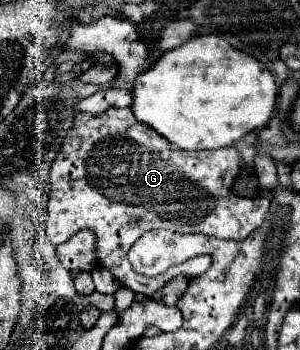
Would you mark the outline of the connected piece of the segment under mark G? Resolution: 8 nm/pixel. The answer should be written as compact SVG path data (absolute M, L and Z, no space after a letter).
M109 110L103 114L77 114L73 128L67 134L57 158L51 166L51 190L49 190L49 212L47 212L46 235L57 246L67 242L73 232L89 228L97 234L97 260L103 268L107 268L123 286L133 292L153 296L163 282L169 278L145 278L131 268L127 260L127 252L133 242L149 232L167 228L173 232L189 232L189 234L207 234L223 240L243 240L255 228L259 228L265 220L265 212L269 210L269 200L265 198L241 198L233 192L233 184L243 166L243 158L239 152L229 148L219 150L203 150L203 152L187 152L175 148L163 136L159 136L153 128L137 122L131 110Z

